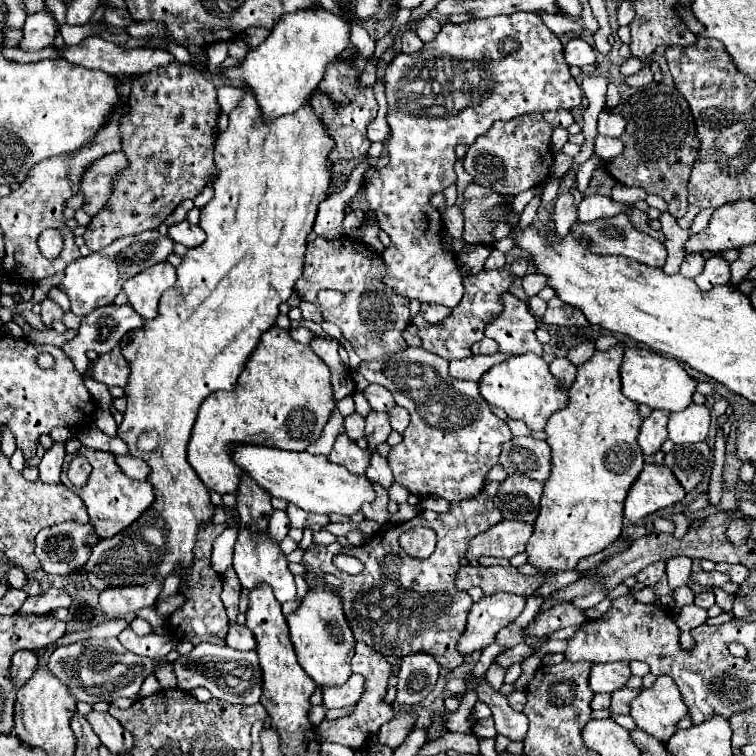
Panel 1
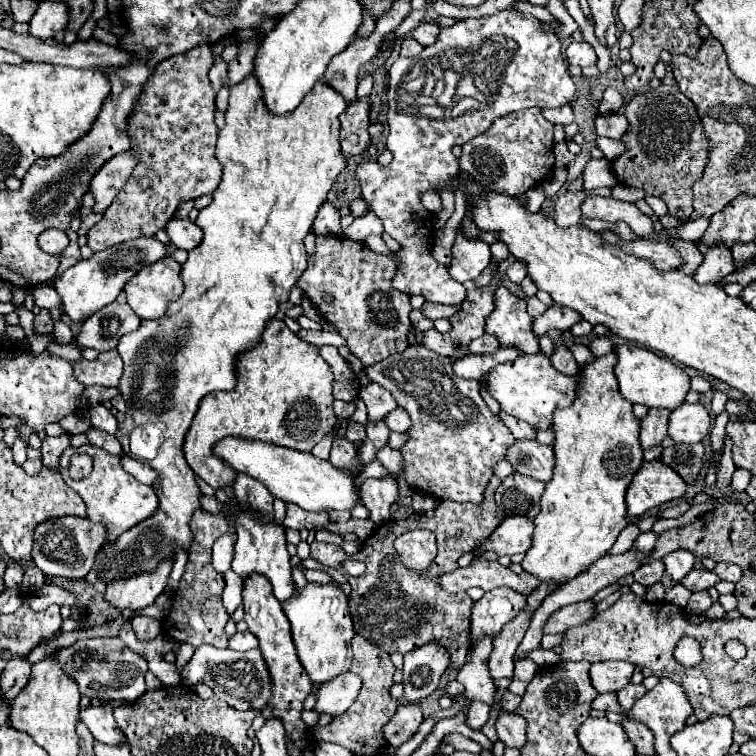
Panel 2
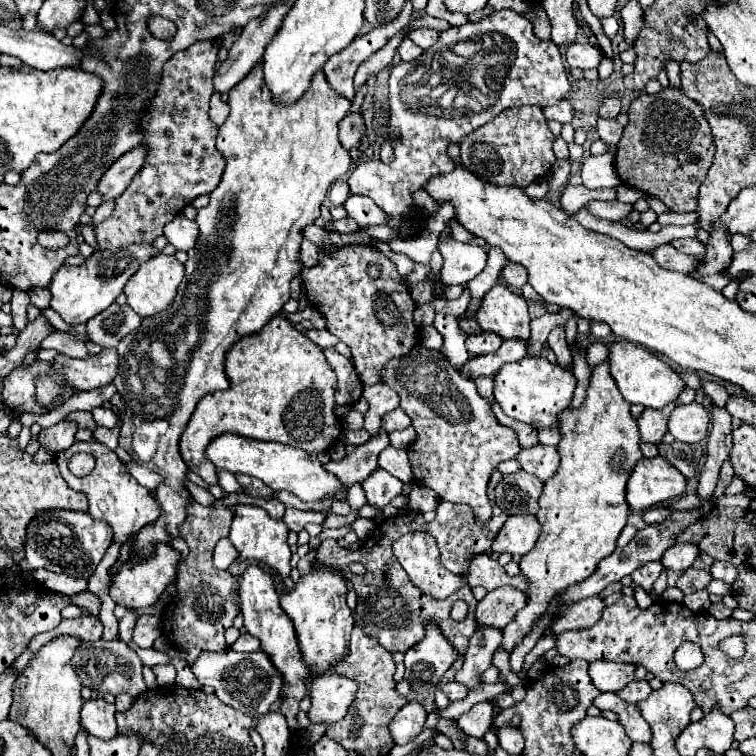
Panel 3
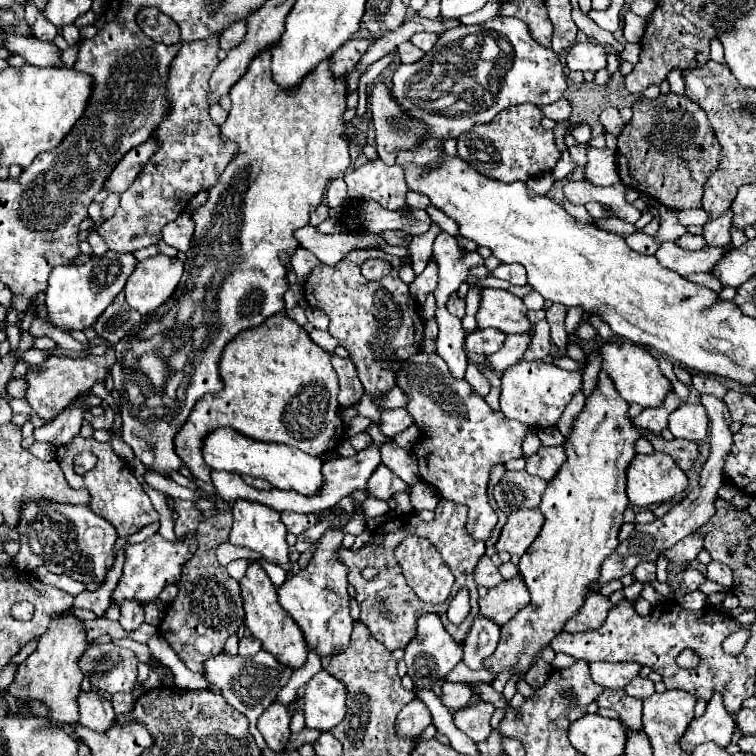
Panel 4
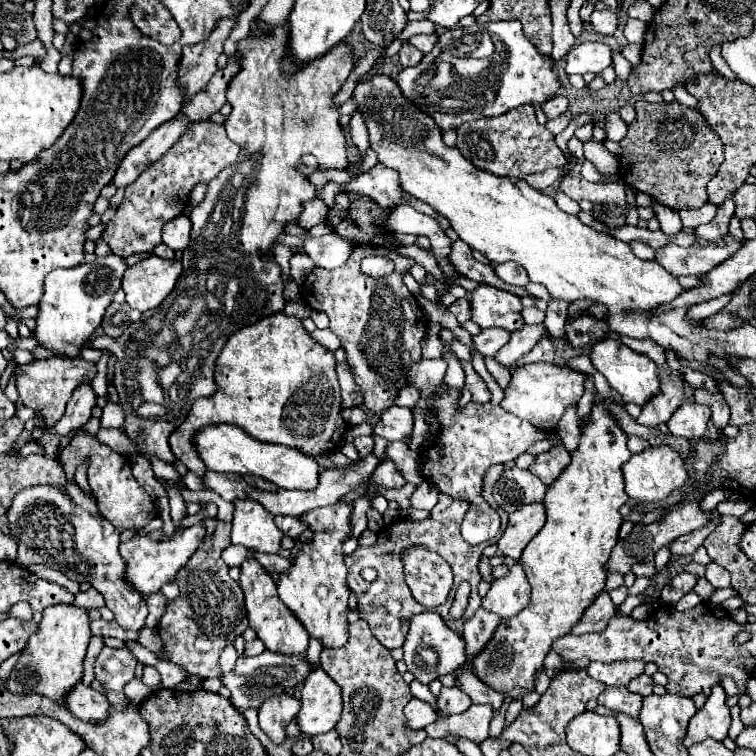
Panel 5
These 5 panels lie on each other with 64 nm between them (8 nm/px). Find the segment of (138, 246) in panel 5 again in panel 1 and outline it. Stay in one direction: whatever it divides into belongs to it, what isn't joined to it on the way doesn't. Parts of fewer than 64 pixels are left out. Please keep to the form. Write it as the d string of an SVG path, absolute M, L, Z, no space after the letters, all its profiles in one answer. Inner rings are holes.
M176 62L168 68L158 68L156 72L150 72L146 76L132 78L128 108L120 118L120 140L128 166L116 176L108 202L96 216L92 216L92 222L84 232L84 242L90 250L96 252L122 236L132 236L140 234L142 230L158 228L182 200L196 198L202 192L206 180L216 174L212 152L218 134L218 116L220 106L216 102L214 84L206 80L200 70L188 64Z

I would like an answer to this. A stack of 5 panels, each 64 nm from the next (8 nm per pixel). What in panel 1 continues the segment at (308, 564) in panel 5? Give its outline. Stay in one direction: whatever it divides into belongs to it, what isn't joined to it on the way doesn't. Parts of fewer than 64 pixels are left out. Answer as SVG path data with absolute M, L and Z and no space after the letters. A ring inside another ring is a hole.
M332 588L308 590L300 608L292 616L288 616L288 626L298 662L318 686L338 686L350 678L350 660L354 656L356 640L352 636L352 630L348 628L348 622L344 620L340 598L332 592Z

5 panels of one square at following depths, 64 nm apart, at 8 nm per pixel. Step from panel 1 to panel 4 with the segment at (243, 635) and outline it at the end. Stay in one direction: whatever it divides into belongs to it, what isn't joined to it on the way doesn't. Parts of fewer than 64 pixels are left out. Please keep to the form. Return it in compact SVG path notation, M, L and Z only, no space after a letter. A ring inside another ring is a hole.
M242 636L242 638L240 638L240 648L238 648L238 652L240 652L242 656L252 656L252 654L256 654L260 648L262 648L260 640L256 640L256 638L252 638L252 636Z

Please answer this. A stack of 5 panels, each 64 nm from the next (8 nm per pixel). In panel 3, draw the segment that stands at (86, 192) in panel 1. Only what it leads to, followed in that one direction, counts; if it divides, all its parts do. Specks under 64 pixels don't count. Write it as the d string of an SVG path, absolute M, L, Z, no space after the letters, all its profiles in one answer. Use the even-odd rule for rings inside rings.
M138 146L130 152L126 152L124 156L120 156L114 164L110 164L110 168L102 174L102 178L98 182L98 192L104 202L114 200L128 188L134 174L138 172L138 168L142 168L144 154L146 154L146 150L142 146Z

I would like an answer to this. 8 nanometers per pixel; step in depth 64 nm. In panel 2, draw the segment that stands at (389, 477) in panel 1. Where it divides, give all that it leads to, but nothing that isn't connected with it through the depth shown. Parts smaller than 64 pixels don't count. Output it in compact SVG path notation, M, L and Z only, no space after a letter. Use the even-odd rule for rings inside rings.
M375 459L365 466L363 472L360 475L358 475L356 478L354 477L354 483L356 484L356 488L358 488L359 490L361 485L363 484L363 481L367 478L383 478L390 475L391 474L381 464L381 462Z

